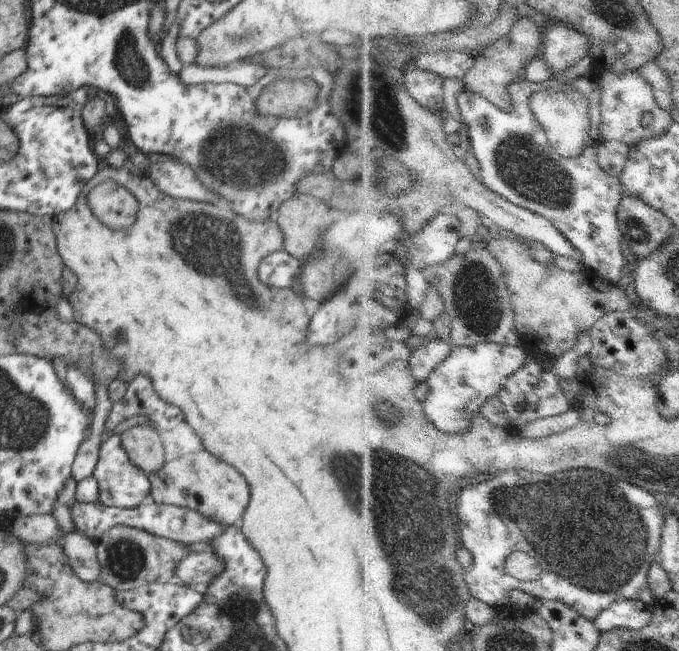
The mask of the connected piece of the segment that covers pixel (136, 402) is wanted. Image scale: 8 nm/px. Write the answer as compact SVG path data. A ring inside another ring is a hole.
M136 375L127 383L126 394L118 401L112 403L112 408L105 420L106 437L110 434L124 418L132 416L144 416L144 386L152 386L151 378L148 375Z

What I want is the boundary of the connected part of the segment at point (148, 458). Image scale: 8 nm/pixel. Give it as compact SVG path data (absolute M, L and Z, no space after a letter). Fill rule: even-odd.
M134 426L121 433L121 445L130 462L147 475L158 473L164 461L164 447L159 434L151 428Z

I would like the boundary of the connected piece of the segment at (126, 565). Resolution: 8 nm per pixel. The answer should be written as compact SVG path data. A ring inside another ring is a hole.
M114 525L96 540L96 550L102 567L100 580L114 590L130 590L148 583L175 581L176 565L190 553L188 545L147 533L144 529Z

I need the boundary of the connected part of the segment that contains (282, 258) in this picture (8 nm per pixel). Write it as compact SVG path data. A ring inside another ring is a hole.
M282 248L263 258L258 265L257 275L265 285L276 289L288 288L301 274L303 262Z

